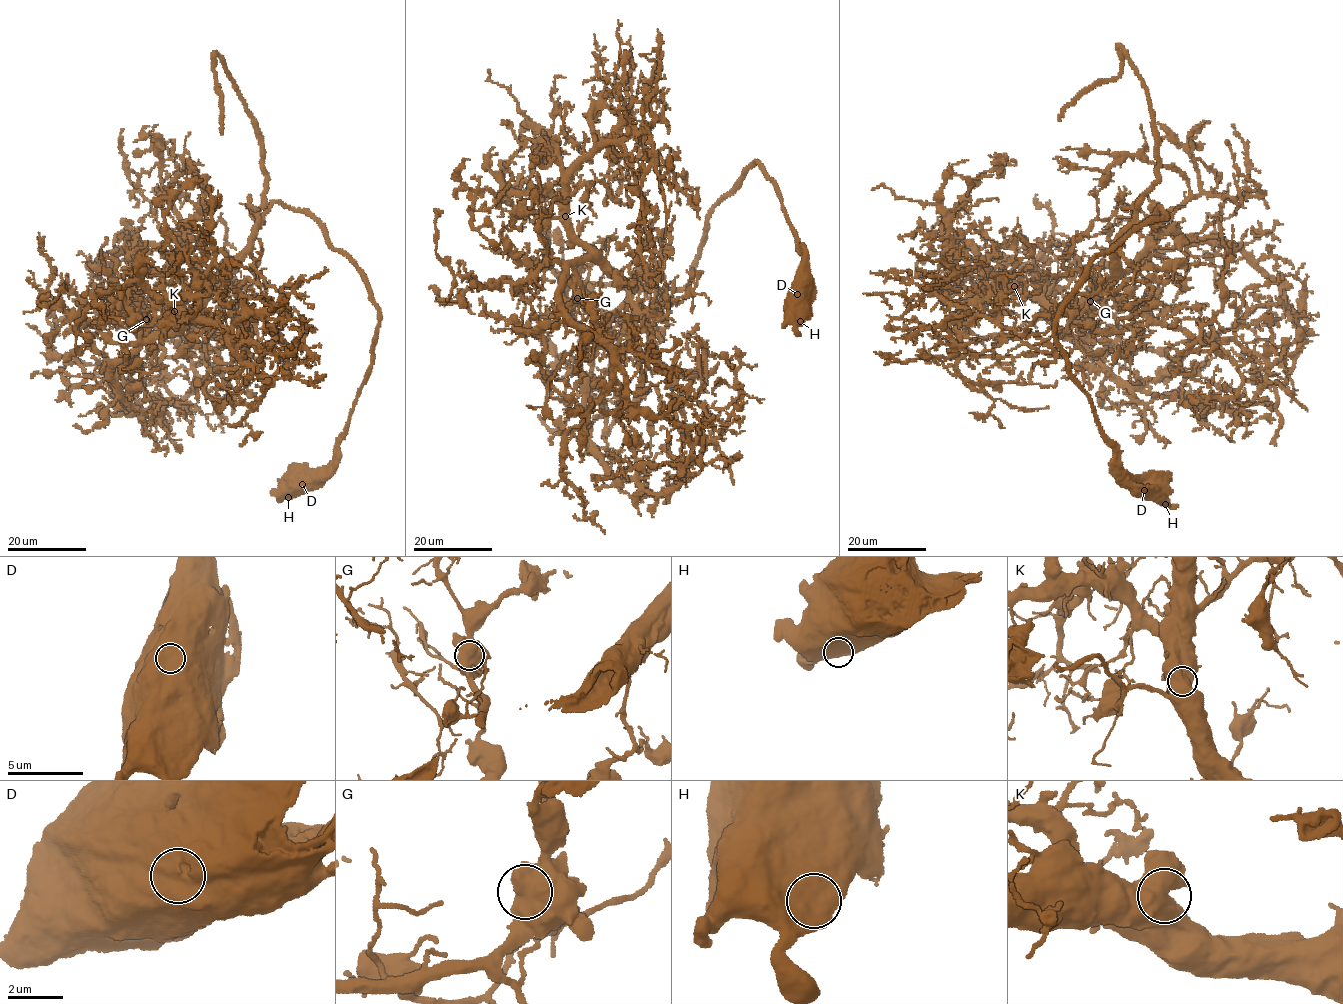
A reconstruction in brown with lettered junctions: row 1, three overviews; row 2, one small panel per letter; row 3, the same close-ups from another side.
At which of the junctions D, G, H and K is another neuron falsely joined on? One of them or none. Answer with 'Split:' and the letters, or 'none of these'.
Split: none of these

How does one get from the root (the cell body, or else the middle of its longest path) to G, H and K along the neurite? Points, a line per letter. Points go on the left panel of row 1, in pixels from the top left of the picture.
G: (302, 478), (333, 460), (379, 324), (365, 275), (316, 220), (273, 203), (178, 327), (150, 337), (146, 319)
H: (302, 478), (305, 476), (306, 483), (288, 497)
K: (302, 478), (333, 460), (371, 365), (363, 271), (273, 203), (174, 311)

